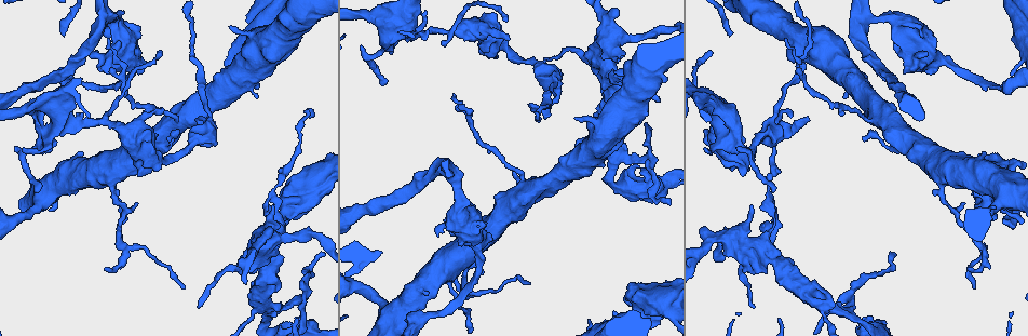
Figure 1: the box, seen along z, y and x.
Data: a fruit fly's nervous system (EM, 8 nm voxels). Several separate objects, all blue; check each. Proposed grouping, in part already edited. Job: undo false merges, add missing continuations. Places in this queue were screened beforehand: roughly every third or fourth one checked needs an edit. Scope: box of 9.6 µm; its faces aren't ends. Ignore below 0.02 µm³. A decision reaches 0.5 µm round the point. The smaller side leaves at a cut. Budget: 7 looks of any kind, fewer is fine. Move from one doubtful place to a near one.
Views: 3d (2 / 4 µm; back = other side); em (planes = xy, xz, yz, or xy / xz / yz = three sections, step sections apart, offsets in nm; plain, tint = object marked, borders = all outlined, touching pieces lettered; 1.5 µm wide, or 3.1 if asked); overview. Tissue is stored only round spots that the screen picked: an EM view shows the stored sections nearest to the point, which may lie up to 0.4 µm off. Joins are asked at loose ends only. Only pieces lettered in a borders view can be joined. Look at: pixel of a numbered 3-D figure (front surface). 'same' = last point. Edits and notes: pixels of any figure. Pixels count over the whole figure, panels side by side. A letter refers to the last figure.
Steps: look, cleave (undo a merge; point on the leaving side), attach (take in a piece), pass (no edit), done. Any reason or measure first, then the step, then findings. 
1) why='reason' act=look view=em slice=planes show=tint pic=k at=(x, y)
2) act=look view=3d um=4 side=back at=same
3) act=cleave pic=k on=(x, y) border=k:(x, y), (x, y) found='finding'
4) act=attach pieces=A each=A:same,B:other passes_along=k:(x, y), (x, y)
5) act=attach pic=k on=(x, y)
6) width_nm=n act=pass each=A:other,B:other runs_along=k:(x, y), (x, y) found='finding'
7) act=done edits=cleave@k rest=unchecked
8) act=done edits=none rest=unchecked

why='thick end' act=look view=em slice=planes show=borders pic=1 at=(168, 141)

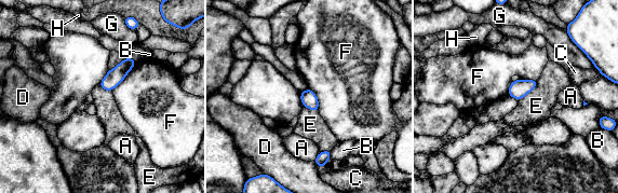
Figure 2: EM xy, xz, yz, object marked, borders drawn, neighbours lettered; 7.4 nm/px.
longest_contact=F:280nm act=pass each=A:other,B:other,C:other,D:other,E:other,F:other,G:other,H:other border=2:(537, 80), (537, 84), (520, 100) found='none of them fits'

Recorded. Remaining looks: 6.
why='calibre changes' act=look view=3d um=4 pic=1 at=(478, 257)

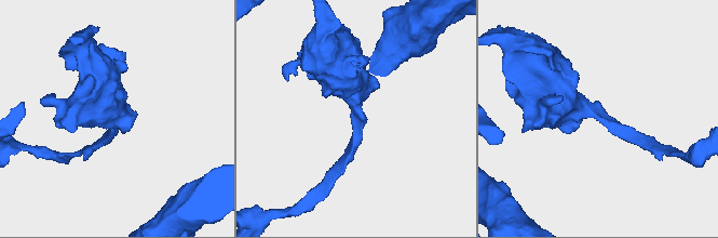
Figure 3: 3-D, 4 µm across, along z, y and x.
arm_widths_nm=190,550 why='now the EM' act=look view=em slice=xy step=8 show=tint pic=3 at=(357, 114)

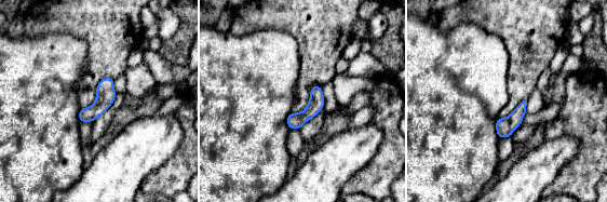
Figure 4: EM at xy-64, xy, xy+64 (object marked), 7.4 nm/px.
why='what lies round it' act=look view=em slice=xy step=8 show=borders at=same

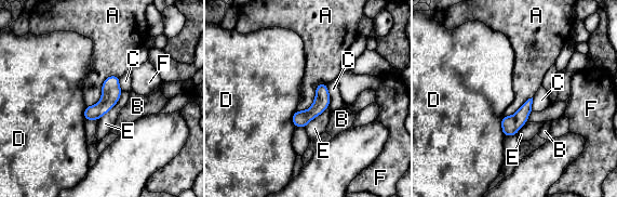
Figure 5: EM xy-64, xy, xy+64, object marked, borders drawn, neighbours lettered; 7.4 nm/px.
act=pass each=A:other,B:other,C:other,D:other,E:other,F:other runs_along=5:(323, 87), (321, 102), (297, 123) found='all the same neuron'

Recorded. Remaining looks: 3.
why='tapers out' act=look view=em slice=planes show=borders pic=1 at=(442, 45)

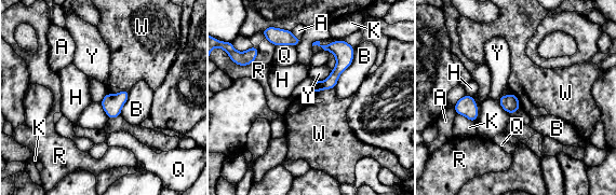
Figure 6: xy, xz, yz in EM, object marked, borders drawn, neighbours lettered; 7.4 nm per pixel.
act=pass each=A:other,B:other,H:other,K:other,Q:other,R:other,W:other,Y:other found='none of them fits'

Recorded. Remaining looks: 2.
act=done edits=none rest=unchecked

